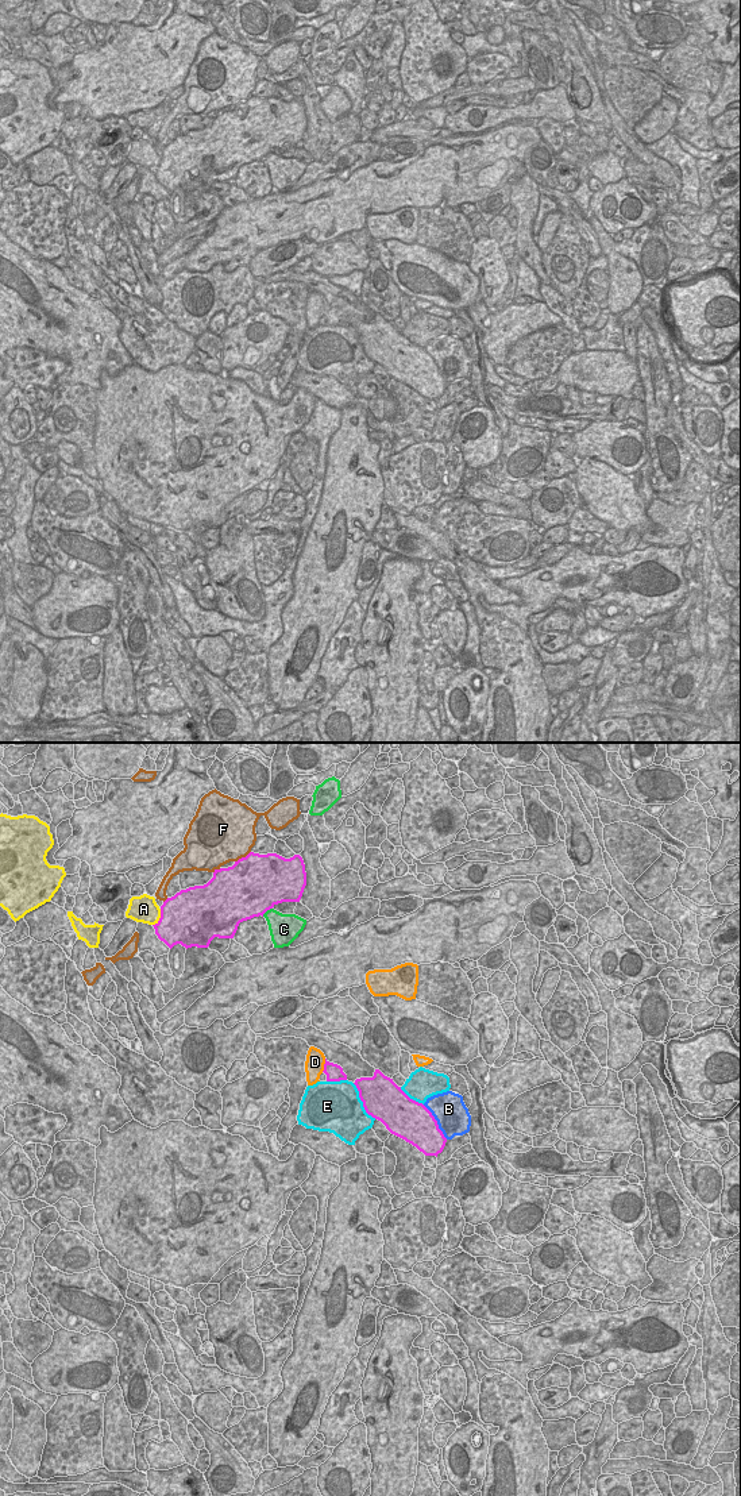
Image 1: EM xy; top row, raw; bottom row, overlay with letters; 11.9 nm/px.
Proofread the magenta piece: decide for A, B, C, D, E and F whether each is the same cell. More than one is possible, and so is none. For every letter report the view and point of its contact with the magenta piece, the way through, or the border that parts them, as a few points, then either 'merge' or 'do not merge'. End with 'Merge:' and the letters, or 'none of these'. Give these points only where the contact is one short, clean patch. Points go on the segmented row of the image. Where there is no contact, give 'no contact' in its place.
A: contact xy (161, 917); border xy (161, 909), (161, 917), (153, 925); do not merge
B: contact xy (436, 1122); do not merge
C: contact xy (266, 910); do not merge
D: contact xy (324, 1065); do not merge
E: contact xy (362, 1101); do not merge
F: contact xy (242, 858); do not merge
Merge: none of these

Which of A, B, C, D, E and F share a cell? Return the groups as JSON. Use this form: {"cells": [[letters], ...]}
{"cells": [["A"], ["B"], ["C"], ["D"], ["E"], ["F"]]}

